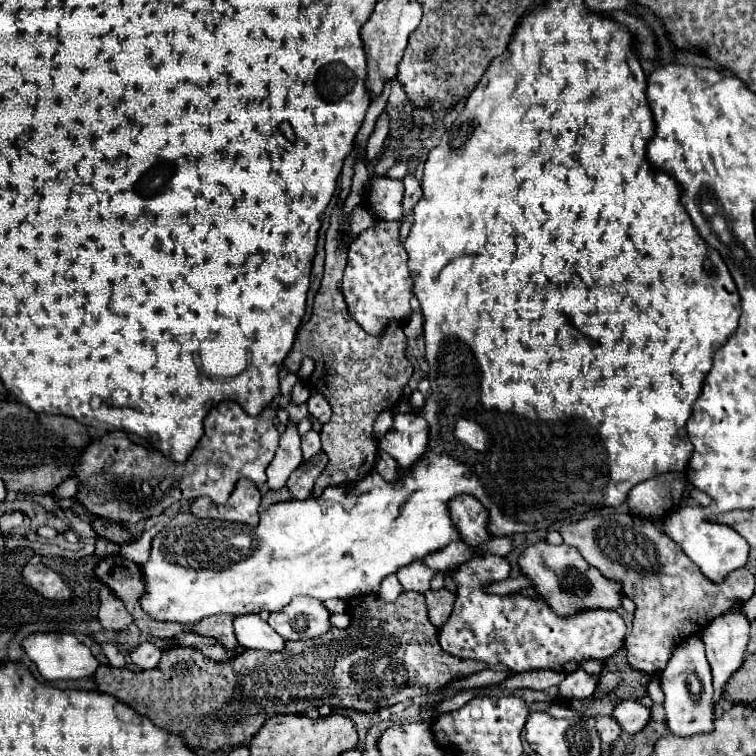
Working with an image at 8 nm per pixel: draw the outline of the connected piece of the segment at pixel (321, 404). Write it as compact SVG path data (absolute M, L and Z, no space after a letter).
M313 394L313 396L307 400L307 408L309 408L309 414L311 414L311 418L319 420L321 424L329 422L329 418L331 418L331 406L327 404L327 400L325 400L323 396L319 396L319 394Z

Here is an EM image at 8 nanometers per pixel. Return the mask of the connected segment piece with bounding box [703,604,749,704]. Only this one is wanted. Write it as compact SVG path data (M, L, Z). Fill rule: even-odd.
M737 604L729 612L721 614L719 618L713 618L707 624L707 628L703 630L703 644L707 650L707 660L713 670L713 690L715 690L713 702L715 704L719 704L729 678L741 668L743 658L745 658L745 648L747 648L747 640L749 640L749 622L745 620L745 616L739 614L739 608L741 606Z

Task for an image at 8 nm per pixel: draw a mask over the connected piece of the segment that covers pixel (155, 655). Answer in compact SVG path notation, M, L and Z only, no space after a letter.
M149 642L137 646L137 648L131 652L133 664L137 664L137 666L143 668L143 670L153 668L153 666L159 662L159 658L161 658L161 650L159 650L155 644L149 644Z

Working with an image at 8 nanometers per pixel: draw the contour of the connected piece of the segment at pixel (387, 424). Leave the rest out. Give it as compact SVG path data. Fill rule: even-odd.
M383 410L379 412L377 420L375 420L375 438L381 438L393 424L393 412L391 410Z

